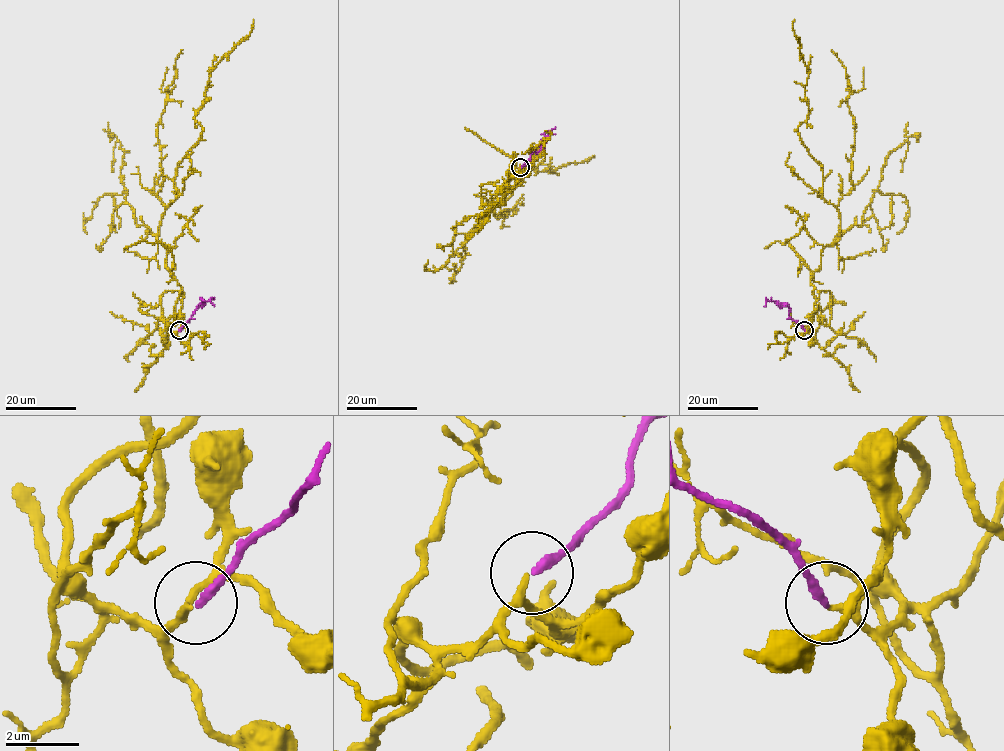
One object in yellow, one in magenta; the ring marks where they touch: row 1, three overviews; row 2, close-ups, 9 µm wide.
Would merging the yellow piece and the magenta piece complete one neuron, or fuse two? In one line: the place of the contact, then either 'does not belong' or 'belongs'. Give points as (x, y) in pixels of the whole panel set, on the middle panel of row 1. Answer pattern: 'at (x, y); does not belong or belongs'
at (520, 167); belongs

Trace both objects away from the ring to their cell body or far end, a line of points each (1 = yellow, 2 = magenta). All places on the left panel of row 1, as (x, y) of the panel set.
1: (179, 331), (159, 223), (209, 71), (253, 20)
2: (179, 330), (203, 300), (210, 301), (215, 307)

